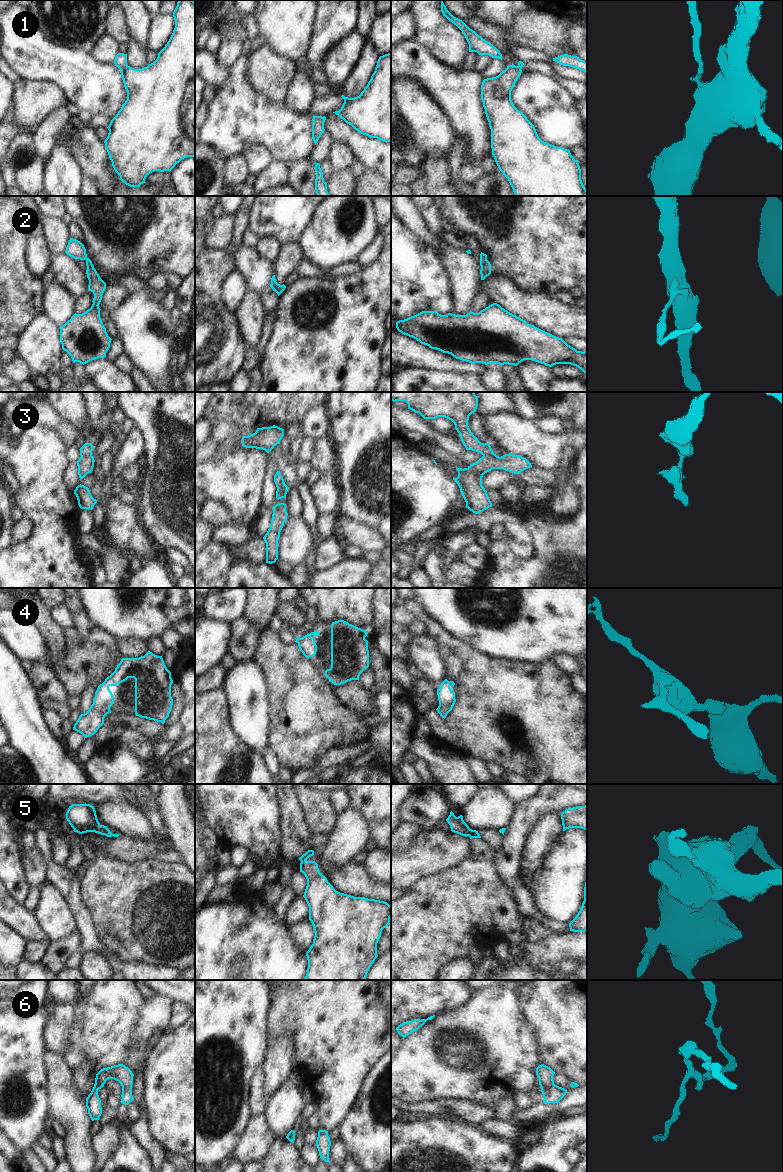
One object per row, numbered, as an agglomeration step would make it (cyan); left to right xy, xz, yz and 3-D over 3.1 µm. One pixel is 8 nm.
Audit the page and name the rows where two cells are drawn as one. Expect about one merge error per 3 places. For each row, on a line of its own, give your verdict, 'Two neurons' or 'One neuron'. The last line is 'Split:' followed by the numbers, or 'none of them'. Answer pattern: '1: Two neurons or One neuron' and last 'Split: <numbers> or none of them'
1: Two neurons
2: One neuron
3: Two neurons
4: One neuron
5: One neuron
6: One neuron
Split: 1, 3

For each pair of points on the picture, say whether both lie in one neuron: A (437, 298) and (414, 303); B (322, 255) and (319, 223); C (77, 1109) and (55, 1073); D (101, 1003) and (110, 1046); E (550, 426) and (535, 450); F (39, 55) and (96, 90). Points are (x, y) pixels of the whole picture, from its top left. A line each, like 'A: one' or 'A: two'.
A: one
B: one
C: one
D: one
E: two
F: one

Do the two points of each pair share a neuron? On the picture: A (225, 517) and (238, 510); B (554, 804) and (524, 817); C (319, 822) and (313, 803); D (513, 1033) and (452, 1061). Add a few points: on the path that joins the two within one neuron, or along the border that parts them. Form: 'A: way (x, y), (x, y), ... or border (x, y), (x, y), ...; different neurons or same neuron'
A: border (211, 499), (218, 500), (228, 510), (230, 522); different neurons
B: way (547, 804), (541, 804), (531, 811); same neuron
C: way (319, 817), (316, 808); same neuron
D: way (498, 1046), (477, 1047), (472, 1052), (467, 1053); same neuron

